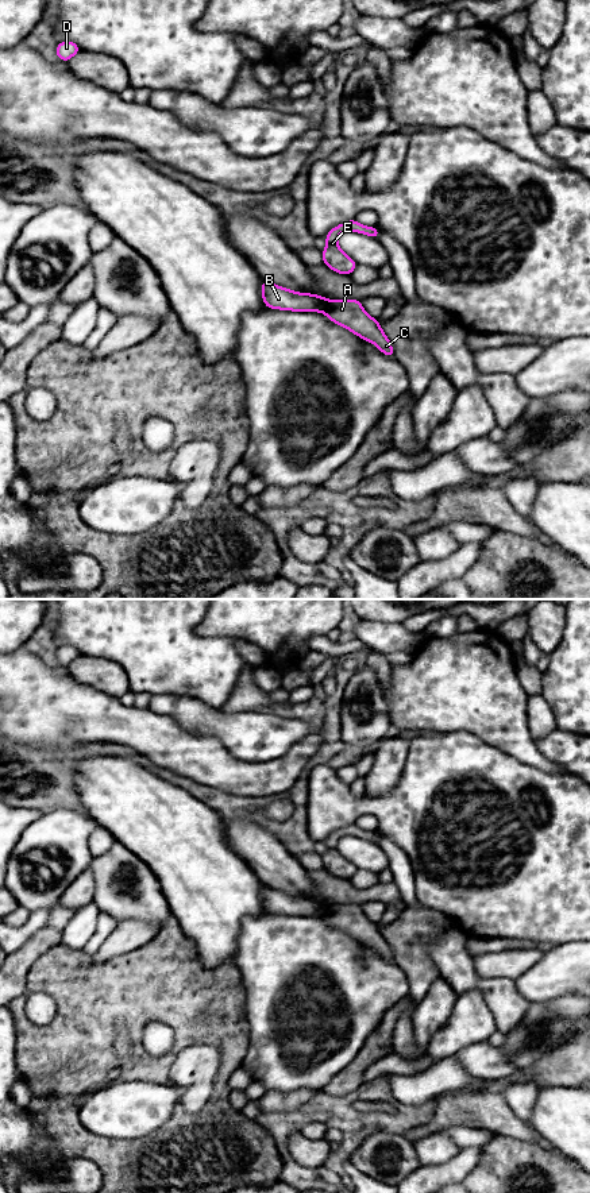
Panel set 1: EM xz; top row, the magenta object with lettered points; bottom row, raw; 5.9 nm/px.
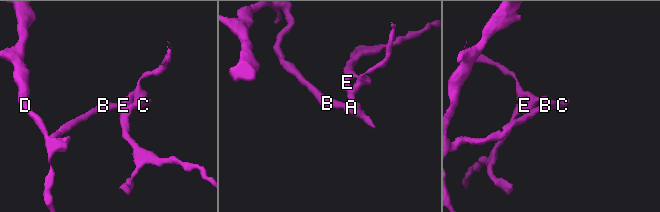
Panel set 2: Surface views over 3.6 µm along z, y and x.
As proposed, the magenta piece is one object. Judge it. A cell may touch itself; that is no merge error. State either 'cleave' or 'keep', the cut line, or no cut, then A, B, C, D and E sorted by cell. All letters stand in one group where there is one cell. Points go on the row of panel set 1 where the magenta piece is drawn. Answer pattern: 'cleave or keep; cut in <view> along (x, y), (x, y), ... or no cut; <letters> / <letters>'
cleave; cut in xz along (331, 301), (324, 312); A C E / B D

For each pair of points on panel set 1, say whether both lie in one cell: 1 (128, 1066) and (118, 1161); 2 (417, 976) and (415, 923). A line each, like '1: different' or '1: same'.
1: same
2: same

